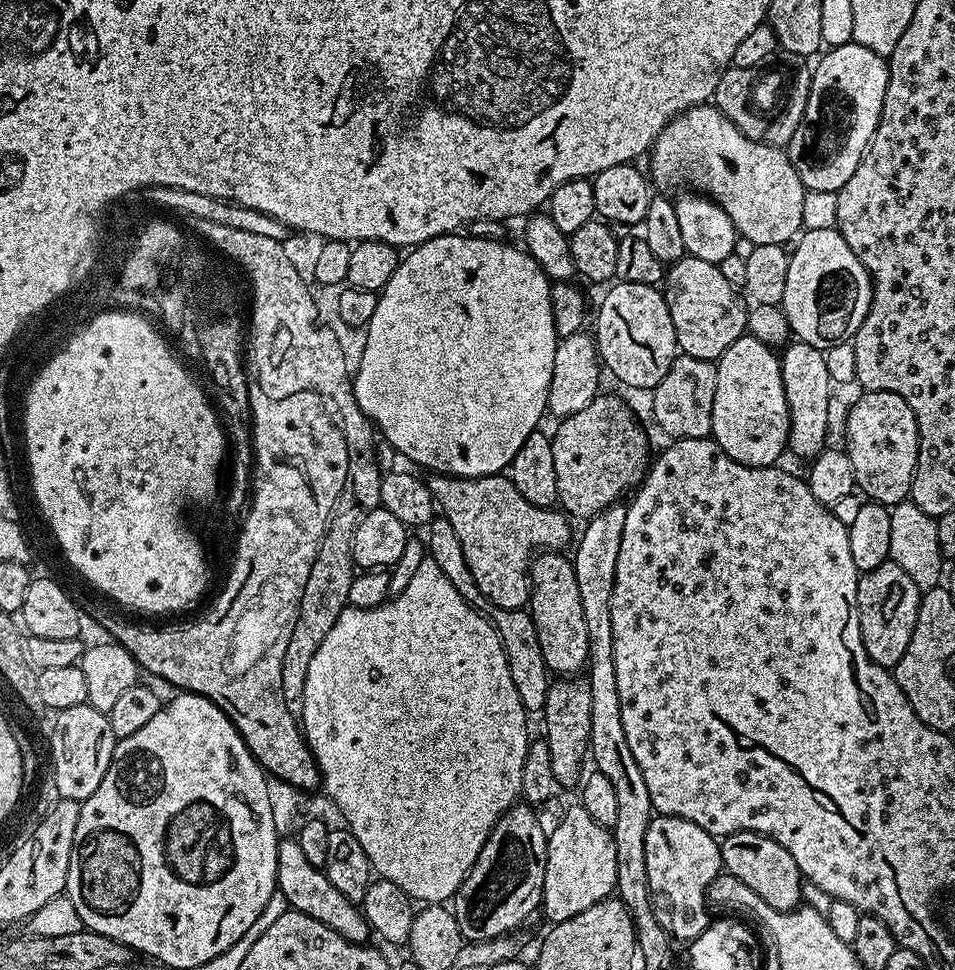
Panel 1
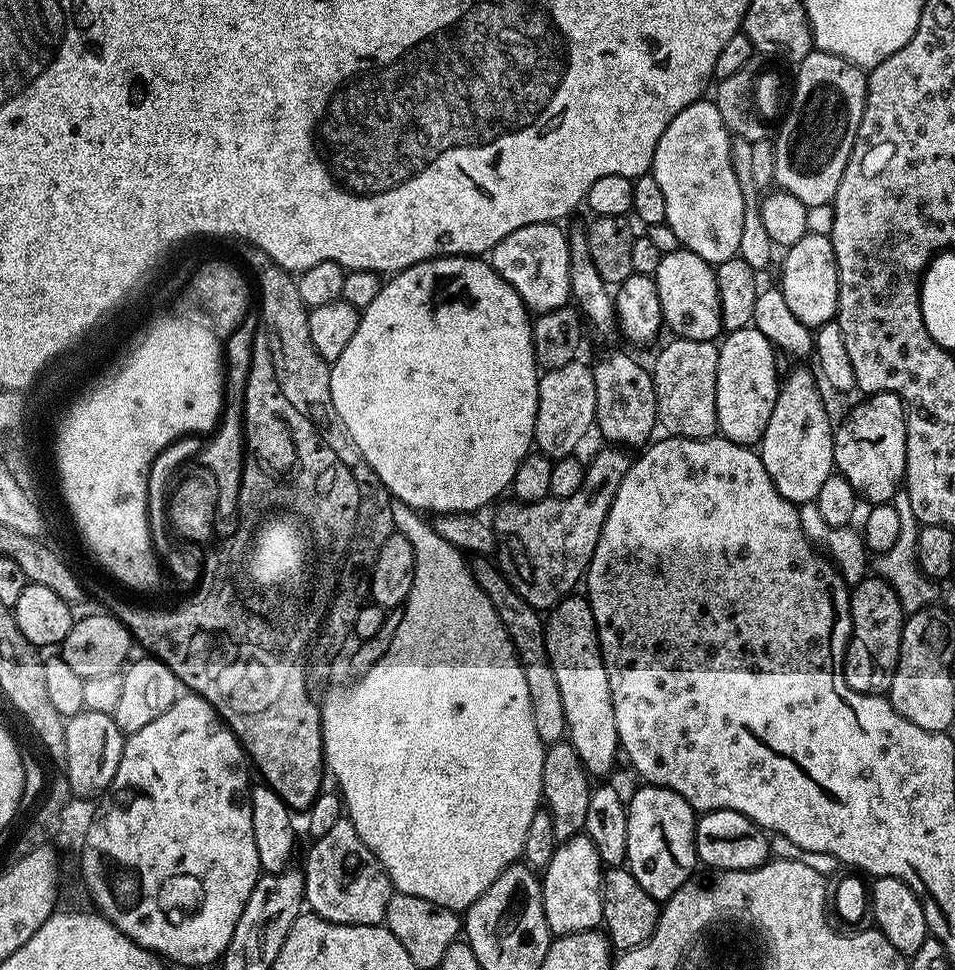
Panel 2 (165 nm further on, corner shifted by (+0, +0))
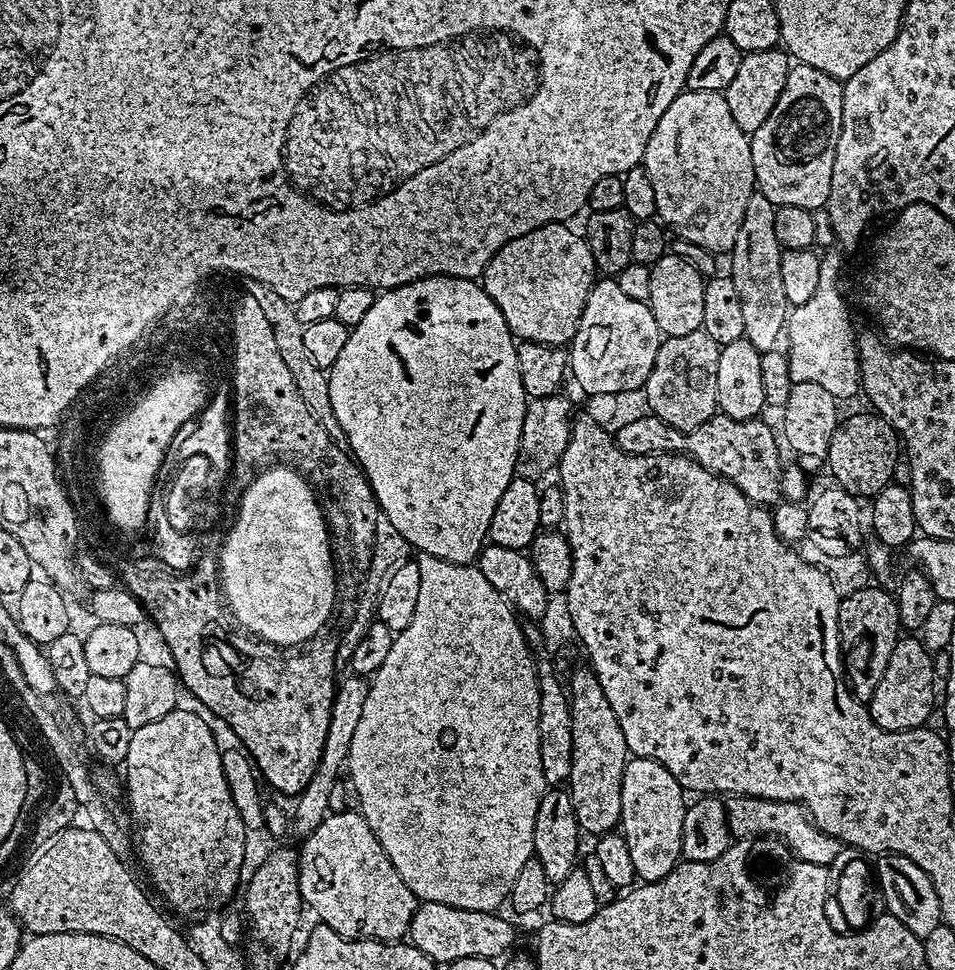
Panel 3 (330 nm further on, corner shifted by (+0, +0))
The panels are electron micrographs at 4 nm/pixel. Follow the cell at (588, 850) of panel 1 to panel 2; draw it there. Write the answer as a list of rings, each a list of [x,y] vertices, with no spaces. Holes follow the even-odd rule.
[[[573,834],[556,845],[550,862],[542,870],[542,902],[548,929],[553,934],[590,932],[601,927],[605,865],[600,863],[594,842],[583,834]]]

